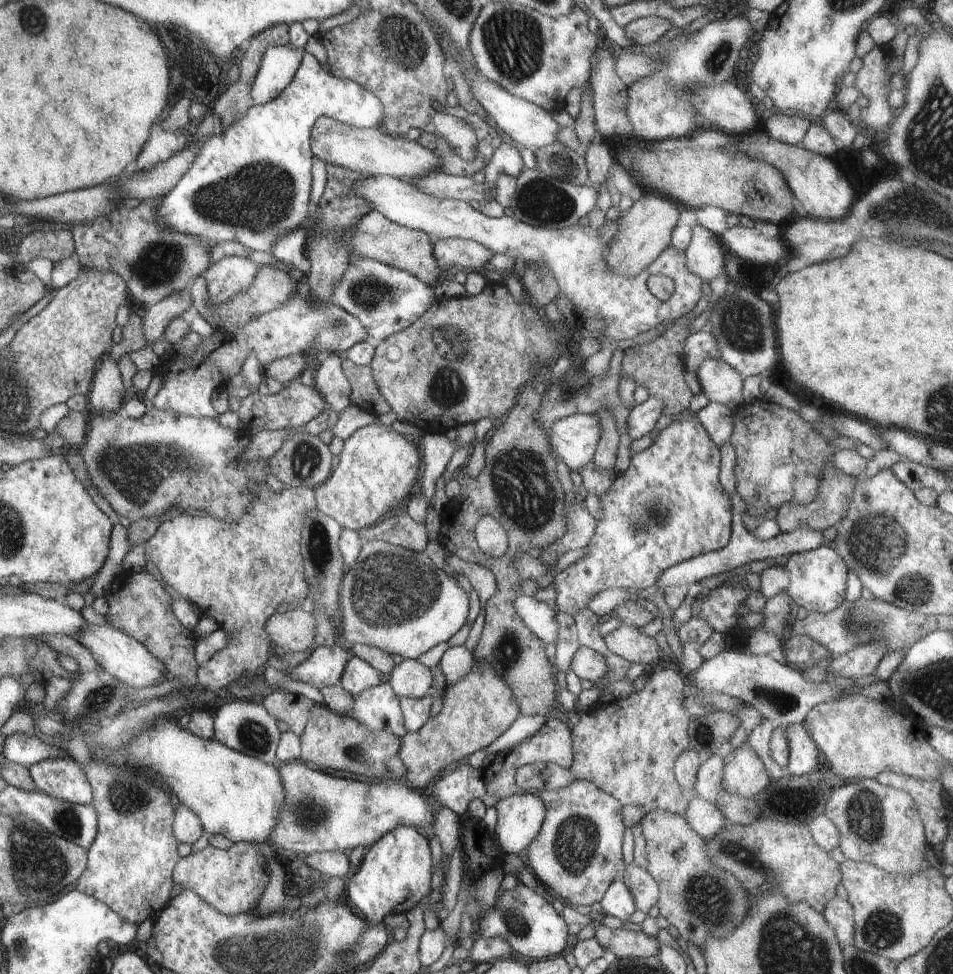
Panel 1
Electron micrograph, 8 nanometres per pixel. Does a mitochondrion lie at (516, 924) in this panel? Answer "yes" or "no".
yes

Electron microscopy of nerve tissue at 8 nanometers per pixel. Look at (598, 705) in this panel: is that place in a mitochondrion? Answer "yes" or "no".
no

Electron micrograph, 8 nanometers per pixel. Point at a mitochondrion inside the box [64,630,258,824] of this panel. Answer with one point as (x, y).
(136, 796)

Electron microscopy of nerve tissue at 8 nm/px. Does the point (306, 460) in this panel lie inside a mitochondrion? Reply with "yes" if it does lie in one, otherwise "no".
yes

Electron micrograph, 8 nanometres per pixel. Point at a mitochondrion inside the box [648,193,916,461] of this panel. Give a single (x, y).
(744, 326)

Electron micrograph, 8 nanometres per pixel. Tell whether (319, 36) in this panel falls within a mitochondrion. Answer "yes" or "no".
no

